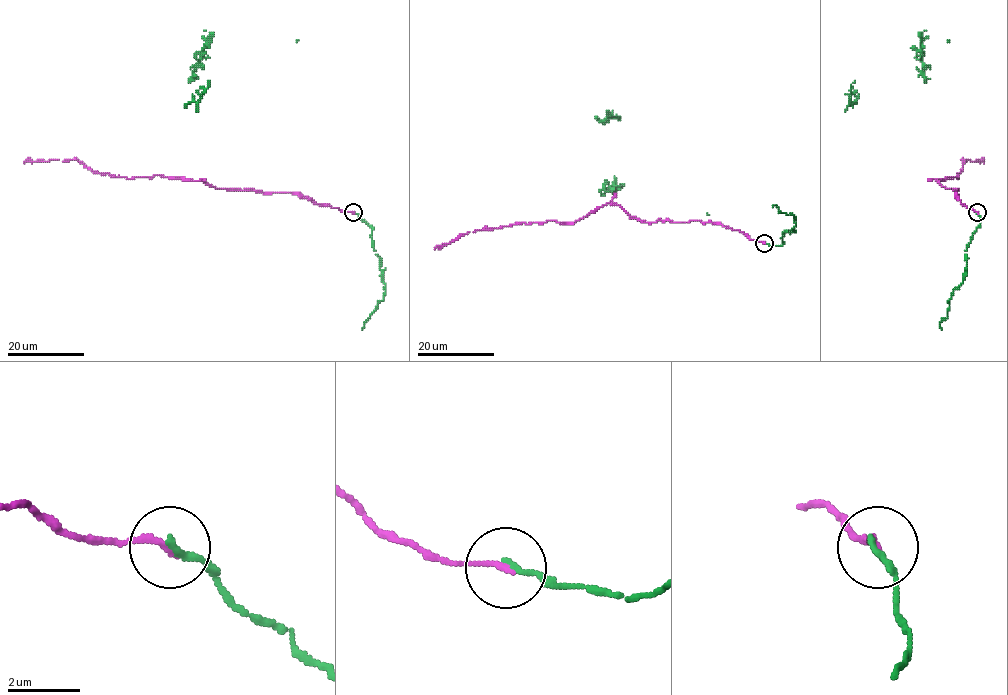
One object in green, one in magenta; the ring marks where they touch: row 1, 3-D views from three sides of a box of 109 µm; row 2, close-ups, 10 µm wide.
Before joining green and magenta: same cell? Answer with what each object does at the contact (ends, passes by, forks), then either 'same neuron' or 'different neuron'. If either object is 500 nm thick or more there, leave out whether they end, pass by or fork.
green ends | magenta ends | same neuron

